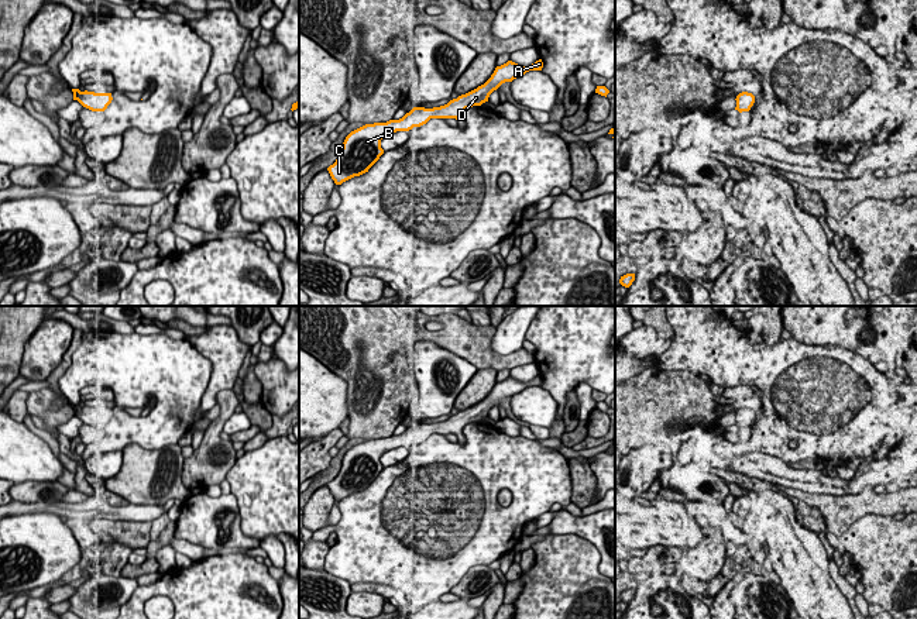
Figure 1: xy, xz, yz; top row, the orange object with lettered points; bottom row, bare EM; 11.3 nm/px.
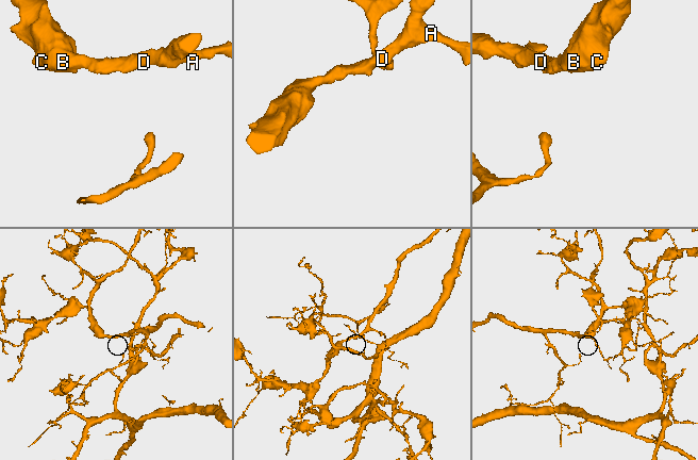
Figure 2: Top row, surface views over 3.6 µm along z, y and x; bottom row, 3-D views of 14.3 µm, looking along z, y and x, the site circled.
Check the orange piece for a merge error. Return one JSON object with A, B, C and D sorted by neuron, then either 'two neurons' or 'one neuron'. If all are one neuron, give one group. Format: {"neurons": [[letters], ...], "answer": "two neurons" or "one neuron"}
{"neurons": [["A", "B", "C", "D"]], "answer": "one neuron"}

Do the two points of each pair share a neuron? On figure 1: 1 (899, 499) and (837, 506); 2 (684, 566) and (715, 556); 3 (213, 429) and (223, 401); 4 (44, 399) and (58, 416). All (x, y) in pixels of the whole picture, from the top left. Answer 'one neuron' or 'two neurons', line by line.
1: one neuron
2: one neuron
3: one neuron
4: one neuron

